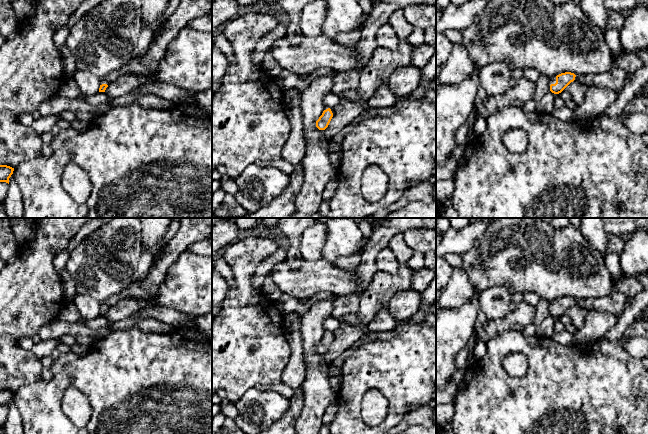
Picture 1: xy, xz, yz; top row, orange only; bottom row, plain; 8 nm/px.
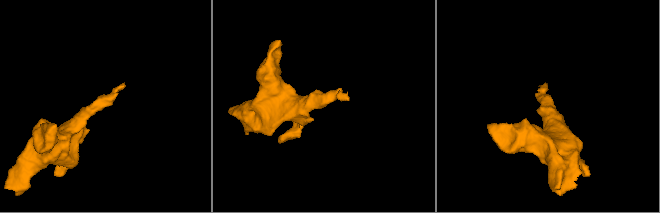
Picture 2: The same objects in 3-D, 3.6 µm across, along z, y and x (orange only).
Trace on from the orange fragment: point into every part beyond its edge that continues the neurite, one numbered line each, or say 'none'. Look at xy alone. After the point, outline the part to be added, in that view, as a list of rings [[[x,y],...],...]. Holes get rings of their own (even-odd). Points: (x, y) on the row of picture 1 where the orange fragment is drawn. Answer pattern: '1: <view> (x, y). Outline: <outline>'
1: xy (146, 66). Outline: [[[180,0],[177,10],[167,19],[162,30],[152,35],[147,53],[125,64],[120,71],[113,71],[101,79],[100,85],[109,85],[121,73],[142,75],[147,81],[158,82],[156,72],[164,57],[169,42],[194,19],[207,15],[212,10],[212,0]]]

